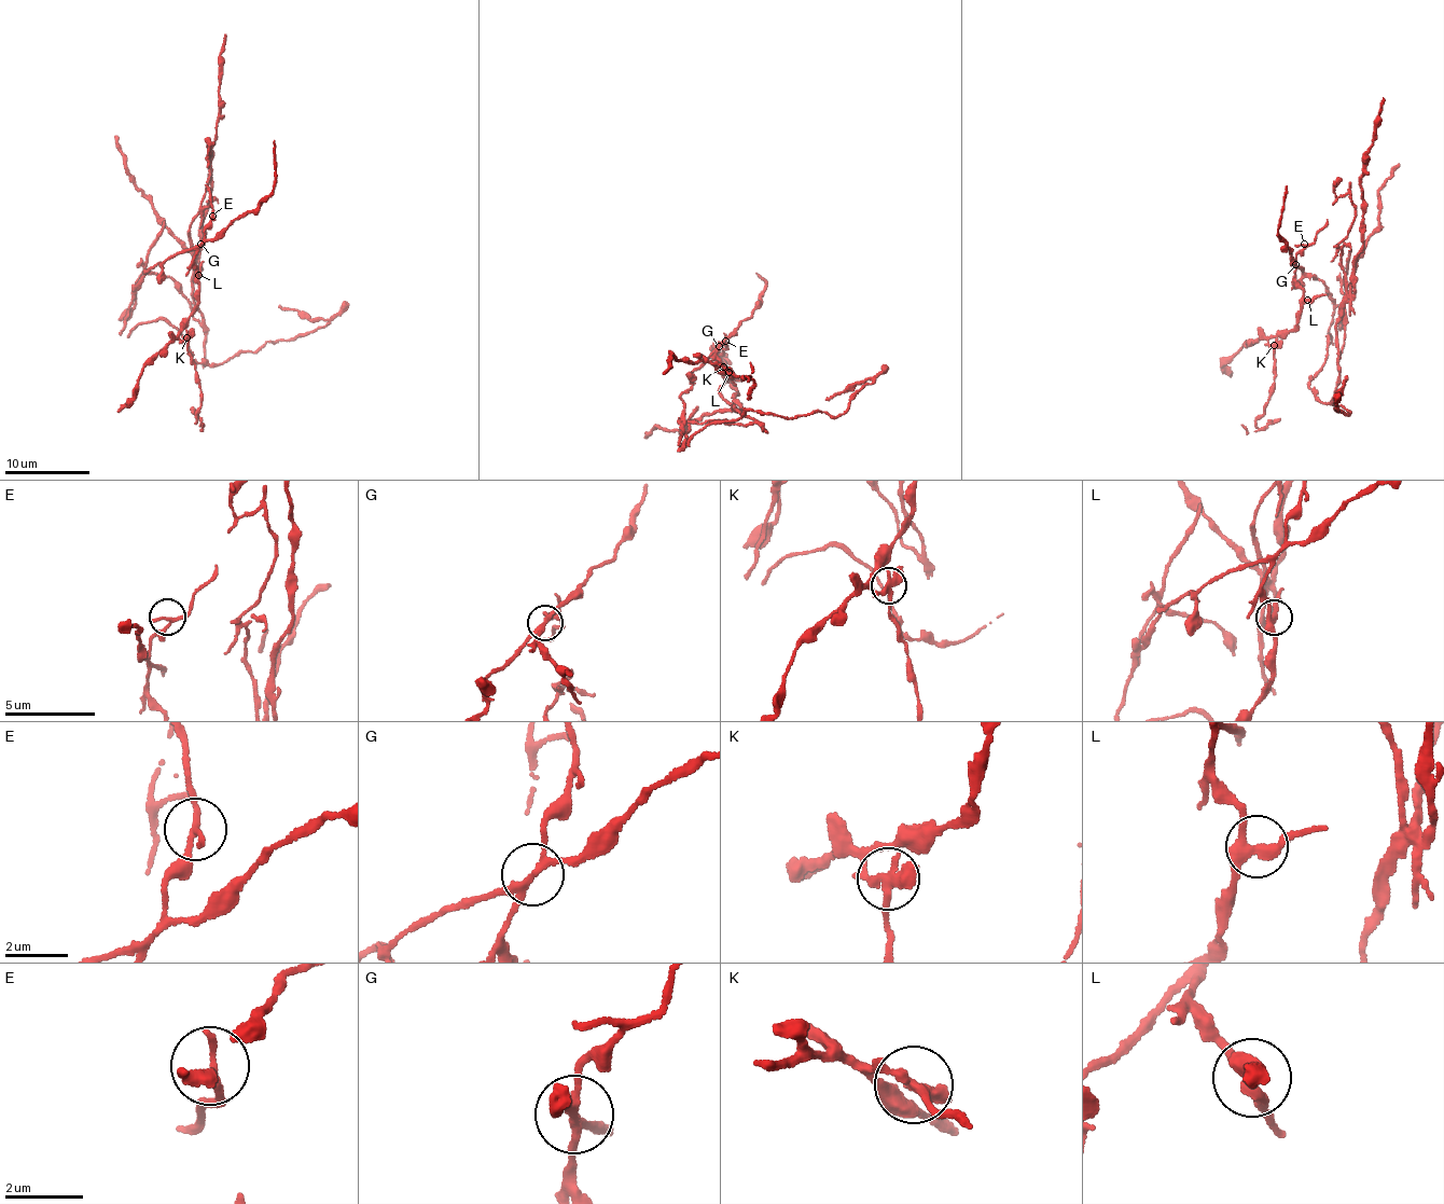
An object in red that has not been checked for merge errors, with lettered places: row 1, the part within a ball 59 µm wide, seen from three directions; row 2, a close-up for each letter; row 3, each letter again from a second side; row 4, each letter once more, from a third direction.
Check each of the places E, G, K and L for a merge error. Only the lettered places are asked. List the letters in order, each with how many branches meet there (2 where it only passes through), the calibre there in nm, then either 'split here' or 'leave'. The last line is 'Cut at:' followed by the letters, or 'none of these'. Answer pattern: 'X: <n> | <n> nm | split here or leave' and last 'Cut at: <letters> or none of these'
E: 2 | 190 nm | leave
G: 4 | 200 nm | split here
K: 3 | 280 nm | split here
L: 3 | 300 nm | leave
Cut at: G, K

